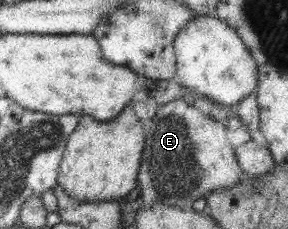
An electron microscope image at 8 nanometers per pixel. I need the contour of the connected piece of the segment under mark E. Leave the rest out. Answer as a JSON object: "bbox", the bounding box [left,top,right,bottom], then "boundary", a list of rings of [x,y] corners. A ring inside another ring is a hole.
{"bbox":[138,99,244,209],"boundary":[[[182,99],[159,106],[156,115],[146,120],[144,128],[145,150],[139,168],[138,185],[145,208],[166,204],[168,207],[189,209],[195,201],[207,198],[211,191],[233,187],[243,179],[244,171],[239,166],[235,150],[226,137],[228,127],[211,115],[201,113]]]}

